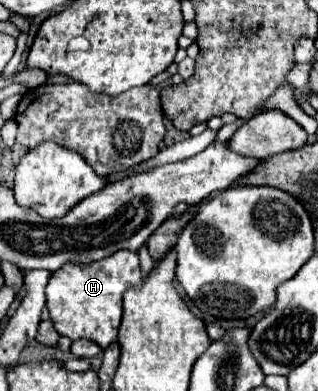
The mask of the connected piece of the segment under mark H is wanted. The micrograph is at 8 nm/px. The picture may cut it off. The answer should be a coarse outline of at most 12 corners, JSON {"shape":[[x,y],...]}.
{"shape":[[119,250],[63,266],[47,284],[55,330],[107,348],[123,292],[143,282],[139,258]]}

